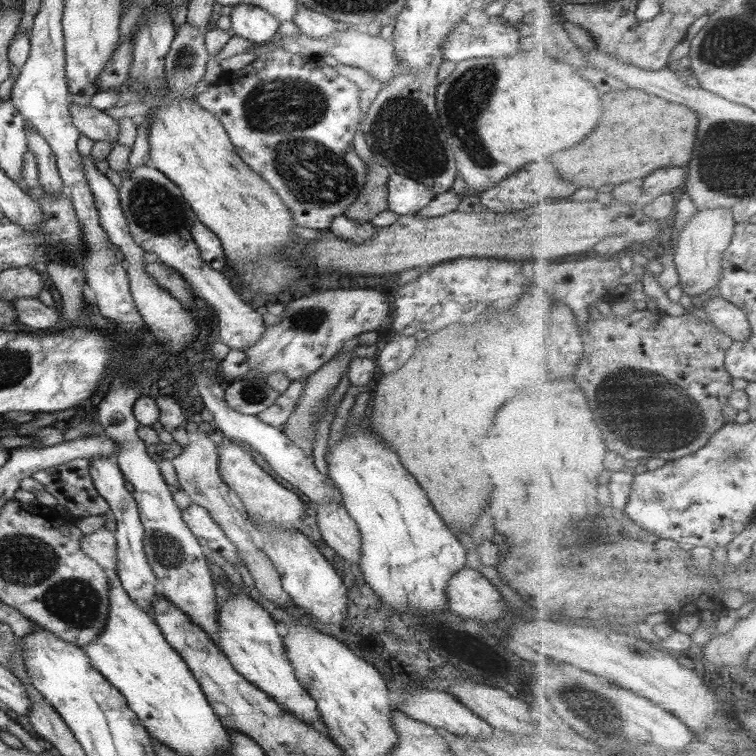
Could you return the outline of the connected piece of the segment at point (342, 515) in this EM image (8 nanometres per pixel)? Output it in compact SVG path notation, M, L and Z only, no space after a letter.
M326 501L316 506L318 528L322 540L334 548L348 562L360 562L362 557L362 536L355 520L347 513L343 503Z

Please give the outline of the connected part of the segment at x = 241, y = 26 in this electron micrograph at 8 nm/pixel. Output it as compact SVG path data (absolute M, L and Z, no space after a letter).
M239 4L230 11L231 32L254 44L268 42L278 32L280 22L267 10L251 4Z

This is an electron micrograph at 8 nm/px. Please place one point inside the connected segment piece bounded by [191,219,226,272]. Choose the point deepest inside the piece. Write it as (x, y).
(211, 251)

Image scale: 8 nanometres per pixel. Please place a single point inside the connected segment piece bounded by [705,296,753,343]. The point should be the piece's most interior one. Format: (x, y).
(729, 317)

